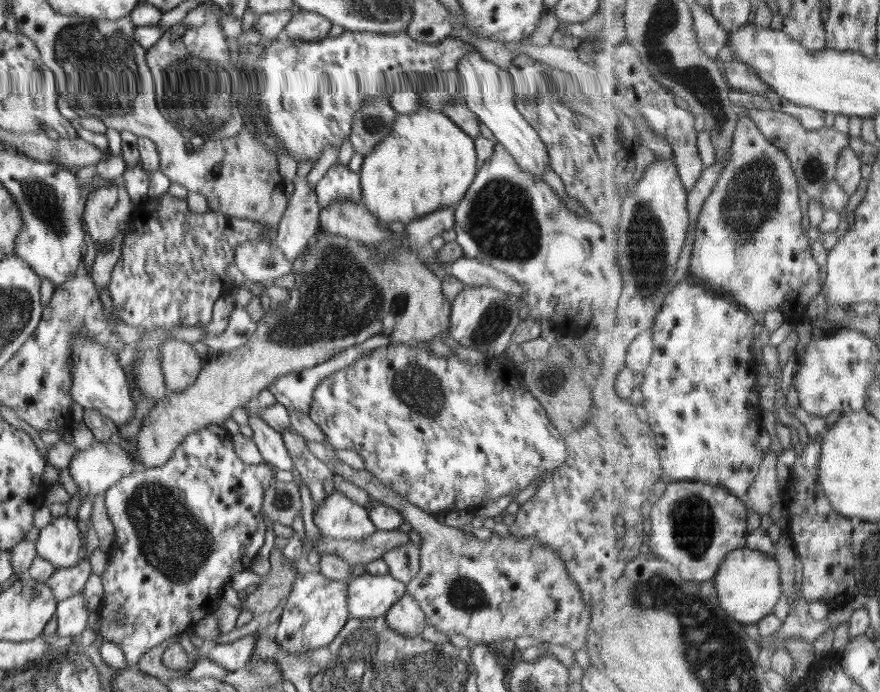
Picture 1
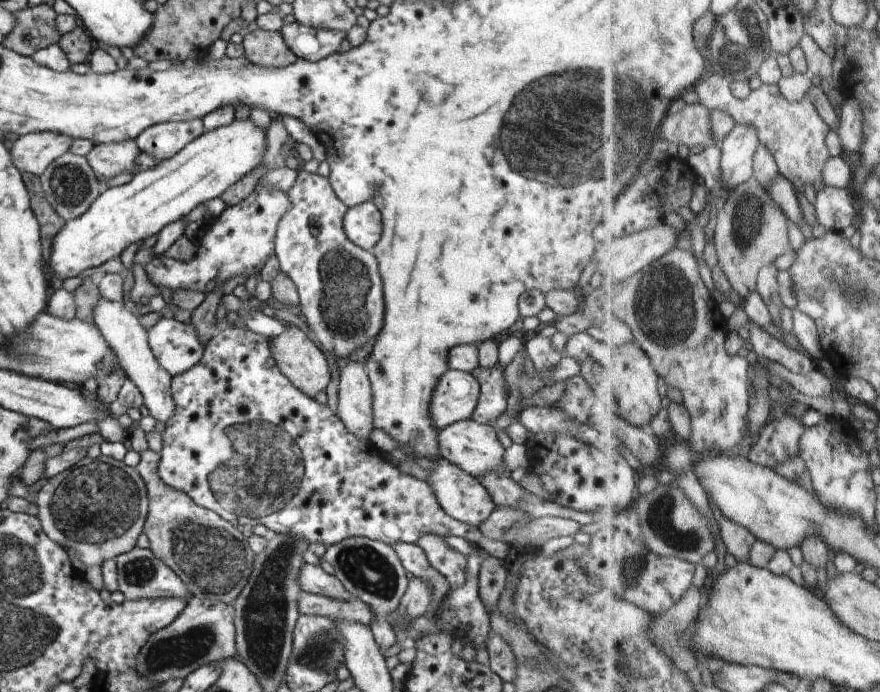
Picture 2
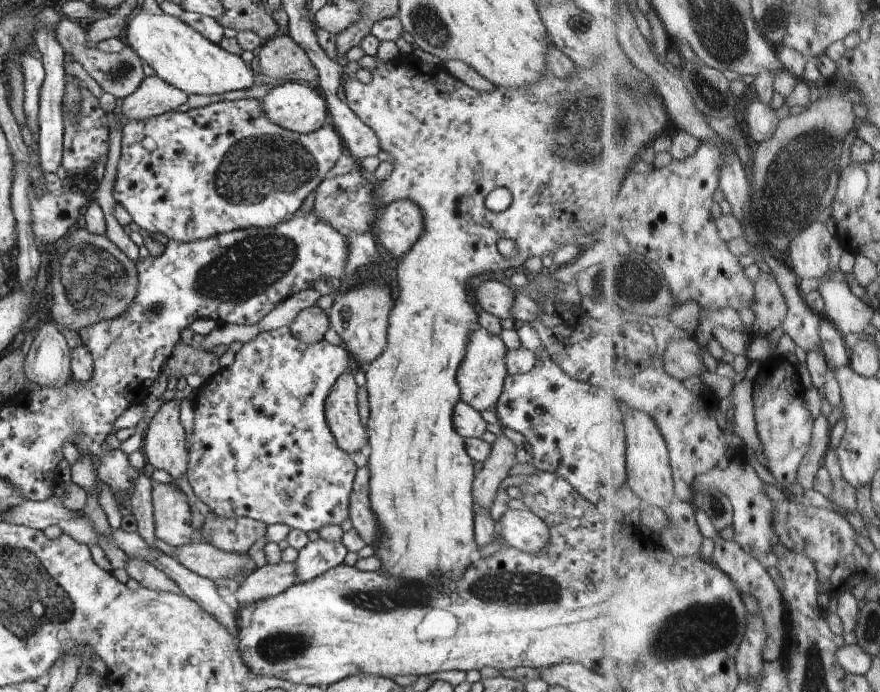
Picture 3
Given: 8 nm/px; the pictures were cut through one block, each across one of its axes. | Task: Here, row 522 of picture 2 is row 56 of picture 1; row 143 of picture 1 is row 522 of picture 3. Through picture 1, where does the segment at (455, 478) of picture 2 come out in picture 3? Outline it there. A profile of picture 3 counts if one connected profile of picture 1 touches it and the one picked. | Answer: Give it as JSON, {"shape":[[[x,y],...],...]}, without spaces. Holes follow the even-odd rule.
{"shape":[[[508,509],[500,520],[500,534],[506,540],[506,545],[515,549],[536,554],[540,552],[548,540],[550,530],[544,520],[531,510]]]}

